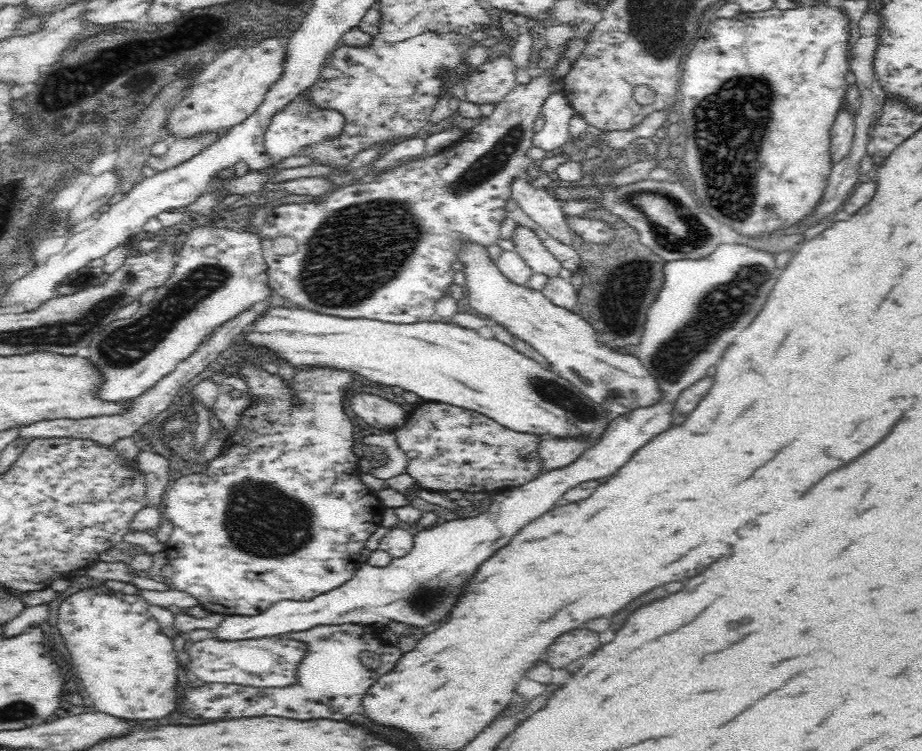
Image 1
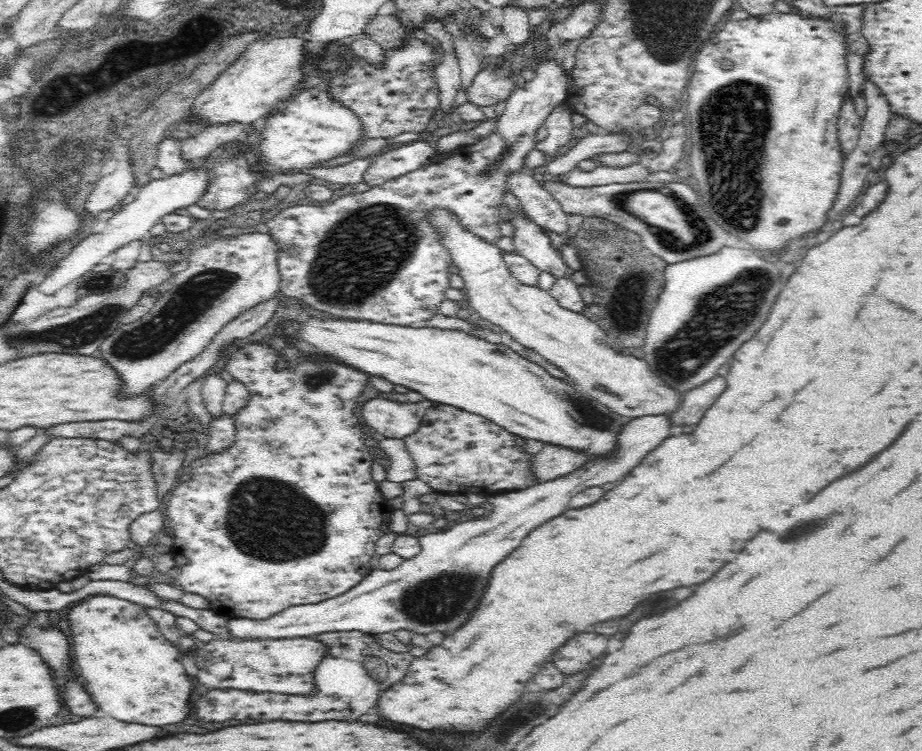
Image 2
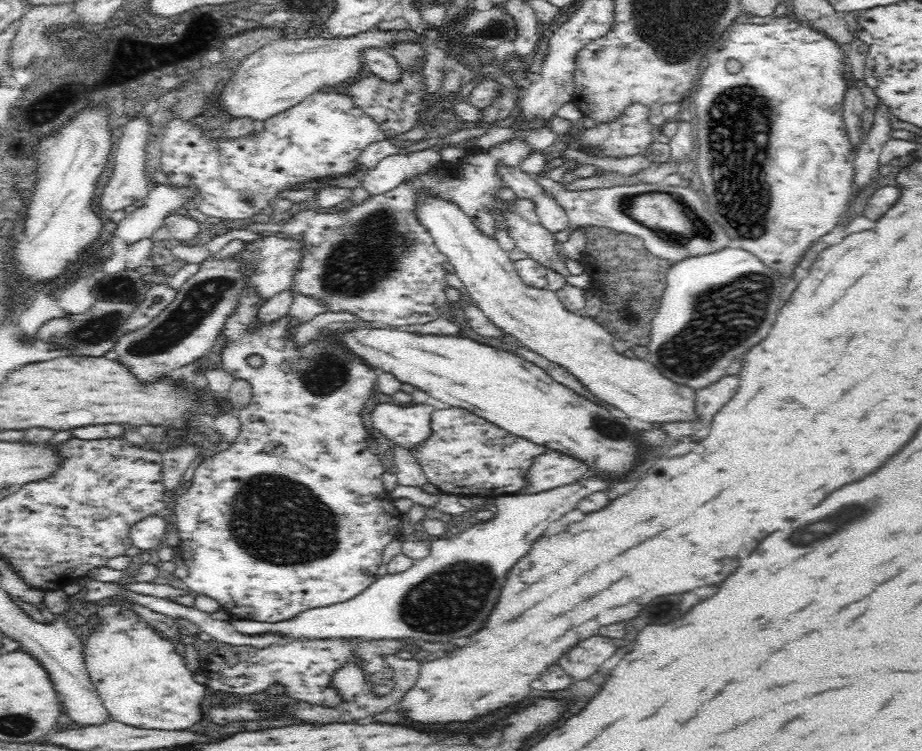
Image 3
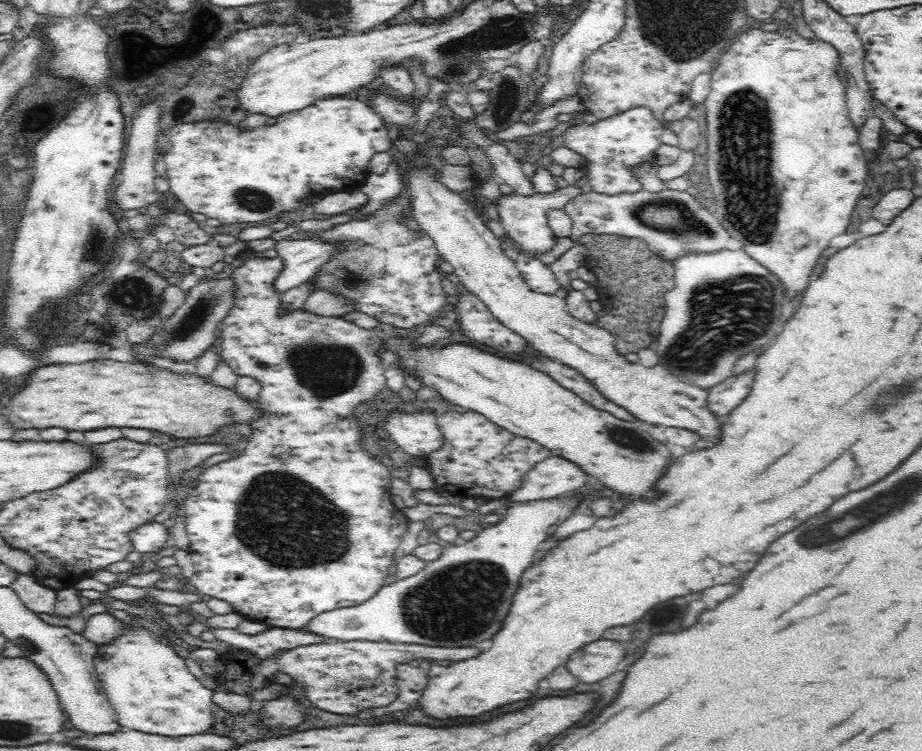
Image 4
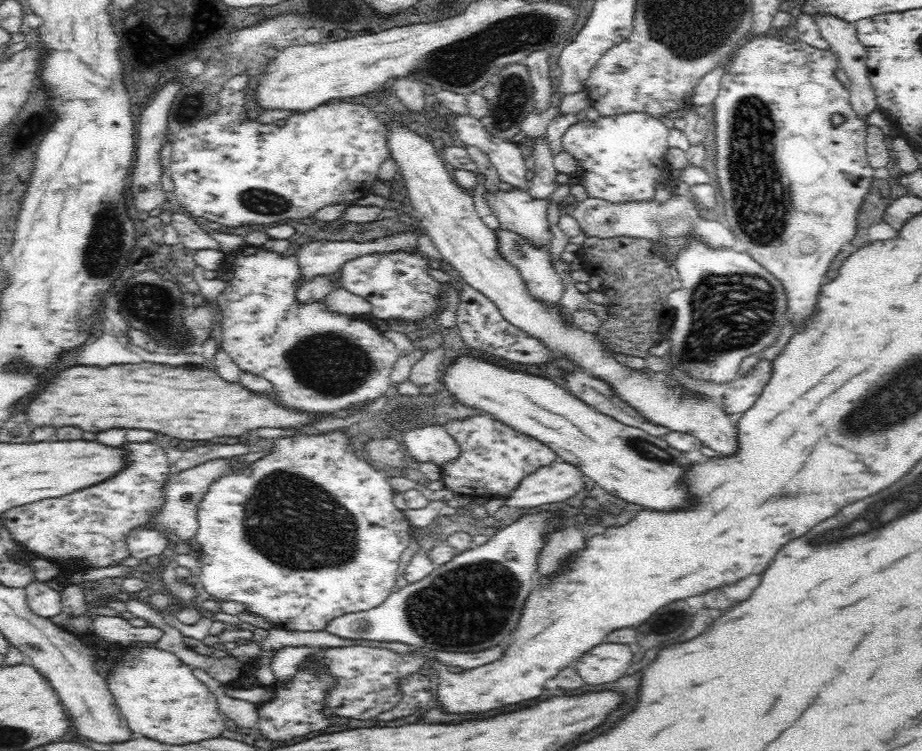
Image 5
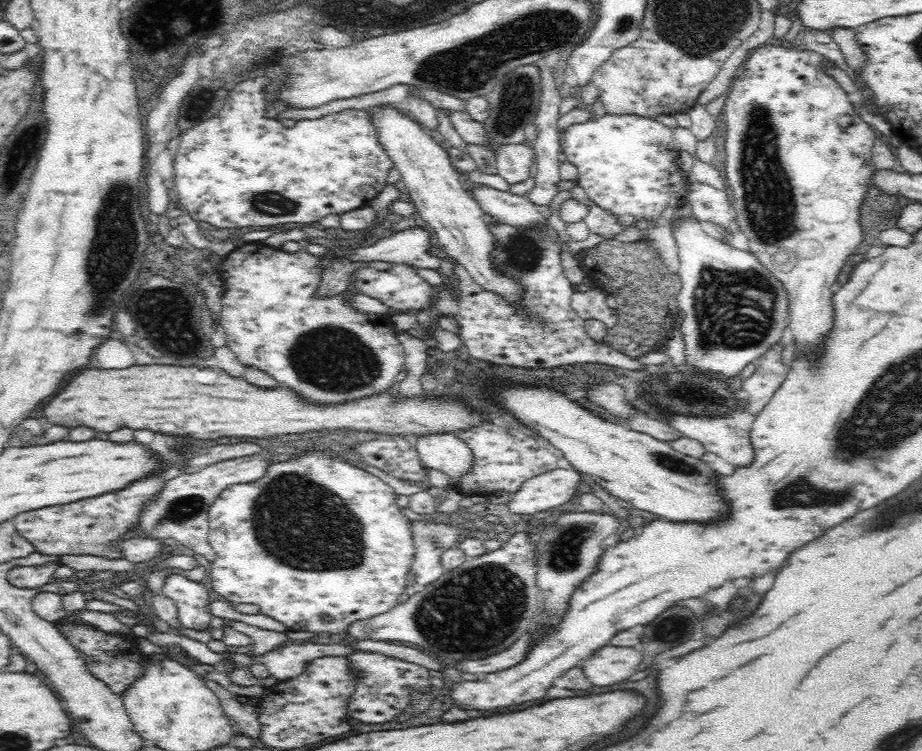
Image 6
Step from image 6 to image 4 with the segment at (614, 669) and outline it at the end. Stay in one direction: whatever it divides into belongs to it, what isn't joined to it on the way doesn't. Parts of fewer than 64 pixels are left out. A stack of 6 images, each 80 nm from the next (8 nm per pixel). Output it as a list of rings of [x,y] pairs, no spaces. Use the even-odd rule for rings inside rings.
[[[600,638],[572,652],[564,665],[580,682],[596,682],[614,672],[614,664],[622,660],[622,656],[624,650],[620,642]]]

